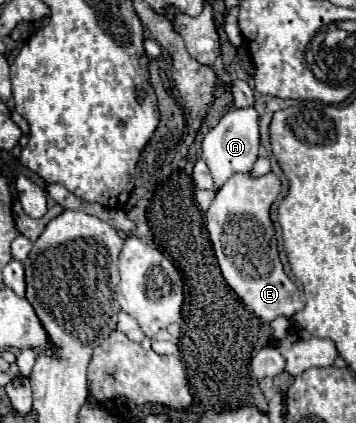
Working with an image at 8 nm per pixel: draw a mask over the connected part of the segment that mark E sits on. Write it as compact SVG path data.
M249 173L233 175L217 191L215 201L207 211L205 223L221 275L225 277L229 287L239 295L239 299L243 299L245 307L267 323L271 323L277 317L289 319L305 307L299 287L293 285L293 281L283 271L277 253L275 231L269 217L269 207L277 199L279 189L281 181L273 173L267 173L257 179L253 179Z

